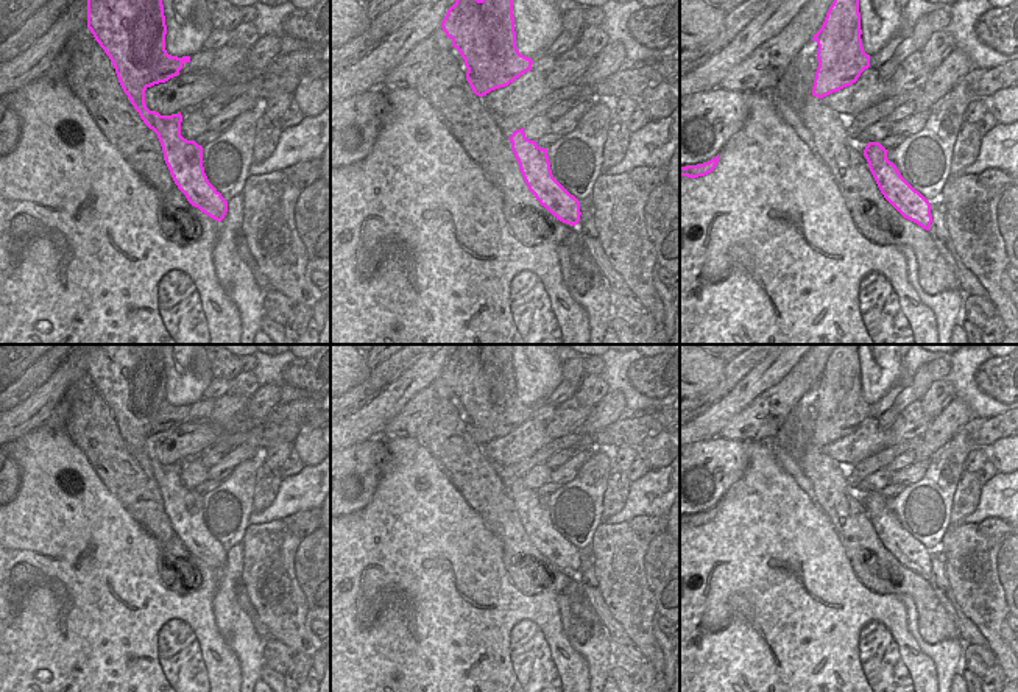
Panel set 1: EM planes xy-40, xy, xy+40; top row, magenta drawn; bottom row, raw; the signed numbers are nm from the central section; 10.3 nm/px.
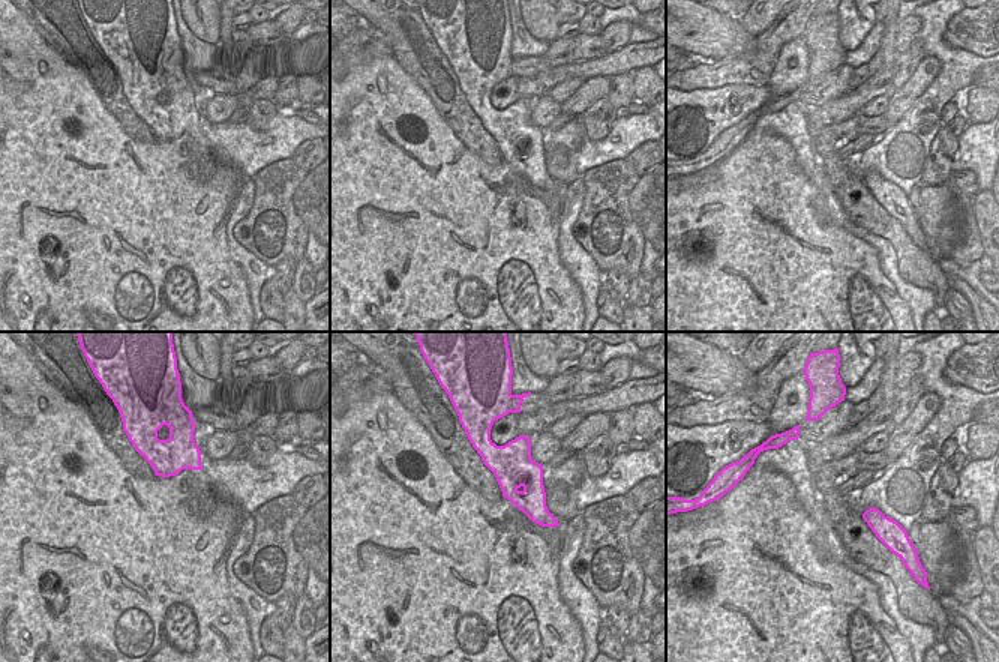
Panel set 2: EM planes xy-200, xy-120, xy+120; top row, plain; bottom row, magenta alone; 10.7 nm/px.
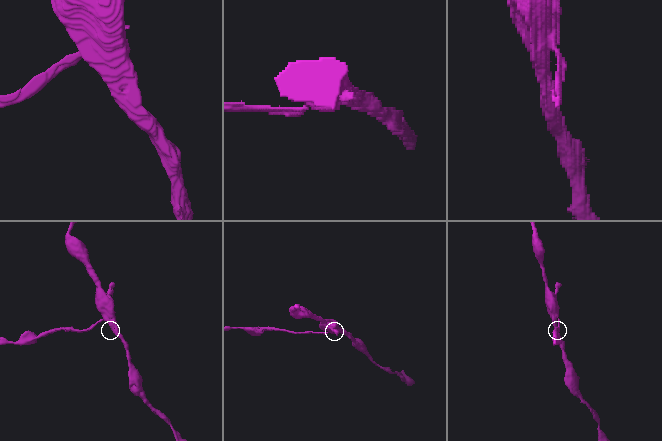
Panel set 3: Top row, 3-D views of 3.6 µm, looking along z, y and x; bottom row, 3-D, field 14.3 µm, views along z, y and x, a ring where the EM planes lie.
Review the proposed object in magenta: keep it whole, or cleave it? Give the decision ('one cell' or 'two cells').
two cells

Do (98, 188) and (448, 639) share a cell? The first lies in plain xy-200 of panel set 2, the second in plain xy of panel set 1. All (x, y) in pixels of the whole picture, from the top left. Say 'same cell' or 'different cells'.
same cell

